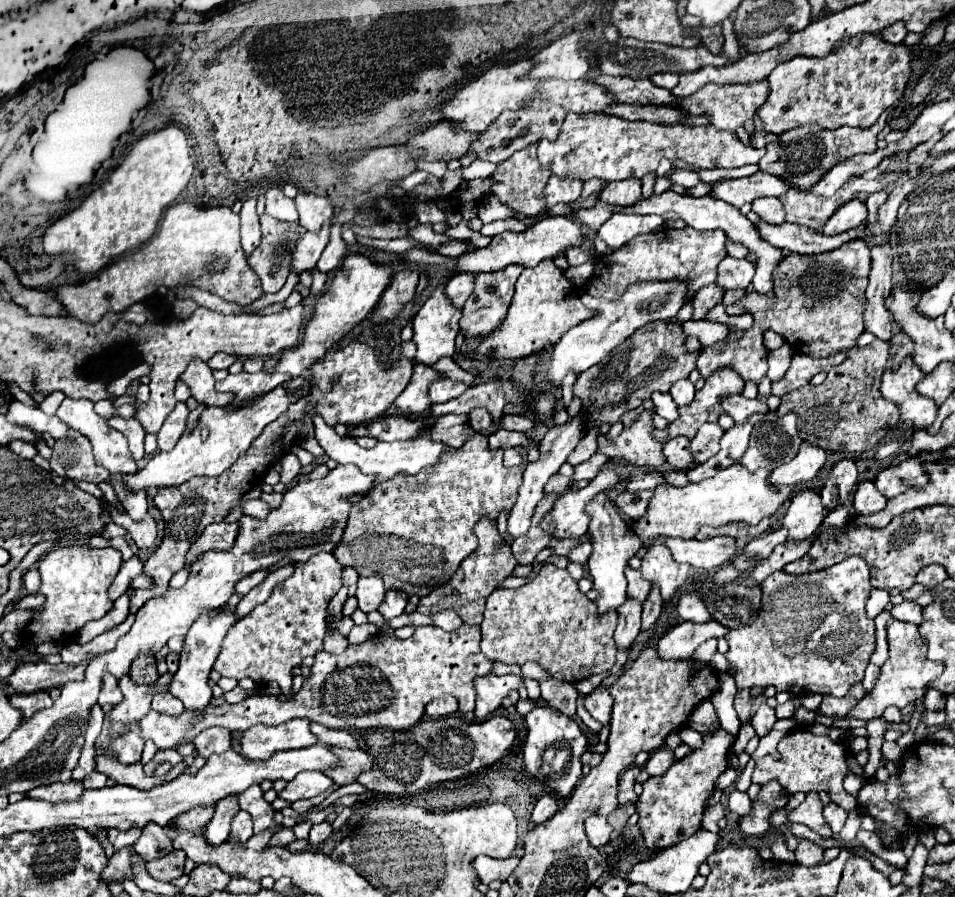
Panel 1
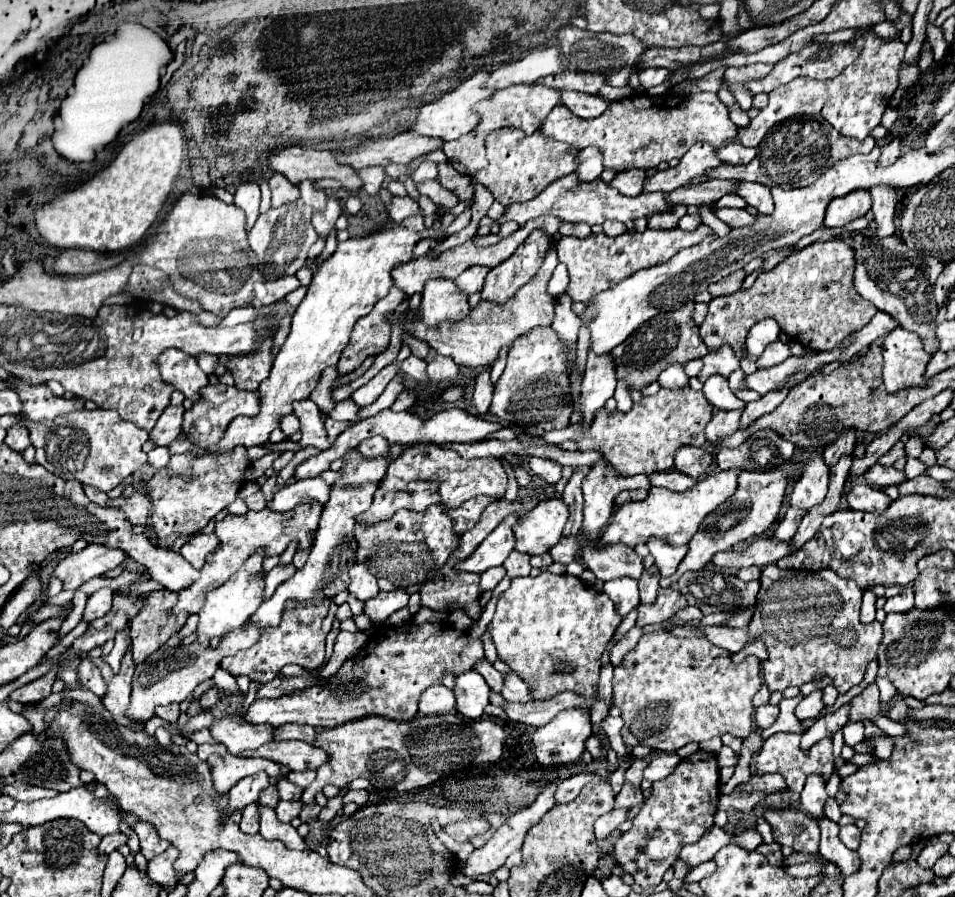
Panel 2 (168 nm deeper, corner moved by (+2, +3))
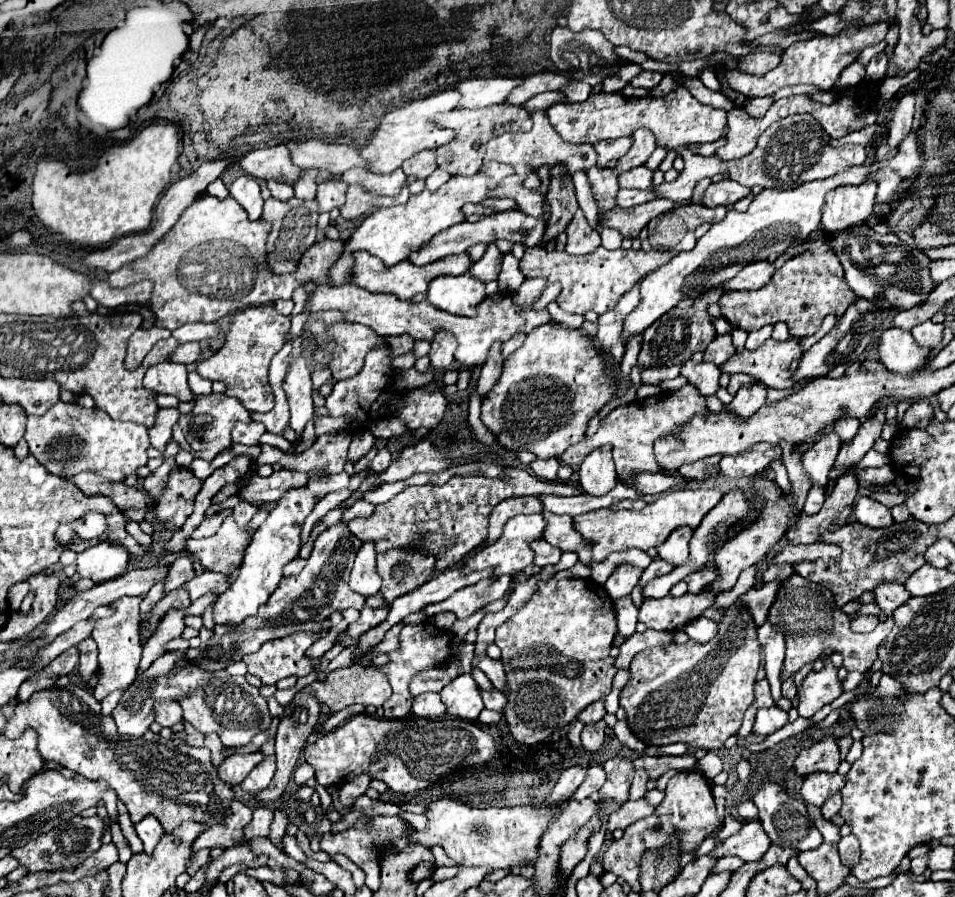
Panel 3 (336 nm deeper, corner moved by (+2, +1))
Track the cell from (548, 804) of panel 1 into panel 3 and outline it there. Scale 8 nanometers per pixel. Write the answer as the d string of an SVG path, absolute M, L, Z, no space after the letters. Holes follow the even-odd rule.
M600 765L588 767L582 785L580 785L578 791L574 793L574 799L576 799L576 801L582 801L582 799L590 797L594 791L600 791L600 789L602 789L604 781L606 781L606 775L604 775L604 769L602 769Z

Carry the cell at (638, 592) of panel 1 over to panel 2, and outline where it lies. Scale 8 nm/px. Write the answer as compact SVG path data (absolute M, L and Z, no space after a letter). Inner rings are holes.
M584 545L580 549L580 557L584 559L586 567L596 575L598 581L610 581L618 577L632 577L638 579L644 571L644 559L628 545L608 545L608 547L598 547L598 545Z

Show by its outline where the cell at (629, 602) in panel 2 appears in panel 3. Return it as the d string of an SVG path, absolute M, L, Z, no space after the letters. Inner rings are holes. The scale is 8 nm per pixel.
M618 567L612 577L608 577L608 581L604 583L604 589L608 591L608 595L616 601L622 599L626 595L632 593L632 589L638 585L642 571L636 567Z

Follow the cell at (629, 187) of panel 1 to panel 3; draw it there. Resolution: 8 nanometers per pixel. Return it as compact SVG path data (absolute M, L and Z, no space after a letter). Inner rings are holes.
M634 167L618 177L618 185L624 189L650 189L652 187L652 171L646 167Z

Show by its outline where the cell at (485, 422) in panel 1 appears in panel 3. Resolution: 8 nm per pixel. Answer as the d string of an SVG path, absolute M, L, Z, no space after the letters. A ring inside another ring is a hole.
M494 343L490 347L490 353L488 353L488 359L486 363L482 365L482 371L480 371L480 379L478 379L478 395L484 399L488 395L488 391L492 391L492 387L498 383L498 377L502 373L502 355L500 355L500 345L502 343Z

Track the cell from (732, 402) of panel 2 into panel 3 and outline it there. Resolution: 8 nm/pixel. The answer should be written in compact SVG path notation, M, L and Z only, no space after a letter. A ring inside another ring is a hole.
M686 361L682 365L682 375L688 377L688 383L694 385L700 391L700 395L704 395L704 397L716 395L716 391L720 389L718 381L720 381L722 371L714 363Z

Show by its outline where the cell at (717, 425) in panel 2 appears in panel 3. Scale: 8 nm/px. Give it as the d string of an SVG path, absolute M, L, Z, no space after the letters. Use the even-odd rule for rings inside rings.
M756 381L754 385L740 387L740 391L734 395L732 403L726 405L726 409L730 415L738 419L748 419L748 415L754 415L764 405L764 399L766 399L766 387L760 381Z

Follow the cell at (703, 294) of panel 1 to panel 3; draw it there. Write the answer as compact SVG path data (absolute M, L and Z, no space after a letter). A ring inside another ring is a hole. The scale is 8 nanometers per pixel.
M756 261L744 267L734 279L724 283L724 291L744 291L744 289L760 289L774 275L774 267L768 261Z

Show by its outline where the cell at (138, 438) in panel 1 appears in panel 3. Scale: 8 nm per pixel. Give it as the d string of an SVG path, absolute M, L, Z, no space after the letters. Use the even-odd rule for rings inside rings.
M58 401L46 415L28 417L26 435L30 453L52 475L72 479L80 471L92 471L108 481L120 483L146 465L146 449L150 447L148 429L138 423L114 421L102 409L84 409L78 403Z

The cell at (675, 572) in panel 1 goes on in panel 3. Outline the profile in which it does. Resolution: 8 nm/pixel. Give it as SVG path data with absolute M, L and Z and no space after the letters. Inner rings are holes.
M680 527L672 531L672 535L660 547L656 547L658 557L664 559L666 563L672 563L674 567L682 565L688 559L690 537L692 537L692 531L688 527Z

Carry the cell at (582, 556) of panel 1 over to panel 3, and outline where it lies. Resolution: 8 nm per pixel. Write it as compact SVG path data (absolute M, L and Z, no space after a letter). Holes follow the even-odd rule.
M544 539L534 541L530 547L532 547L532 551L534 551L534 563L540 565L540 567L546 567L546 565L550 565L550 563L558 563L558 559L560 559L560 555L562 555L562 551L560 551L558 547L552 547L552 545L550 545L548 541L544 541Z

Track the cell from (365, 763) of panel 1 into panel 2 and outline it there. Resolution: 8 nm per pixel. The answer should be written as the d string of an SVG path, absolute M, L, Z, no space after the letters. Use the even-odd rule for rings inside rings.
M270 741L260 749L240 753L240 757L264 757L282 763L292 771L318 769L324 761L328 761L328 755L322 749L316 749L304 741Z

